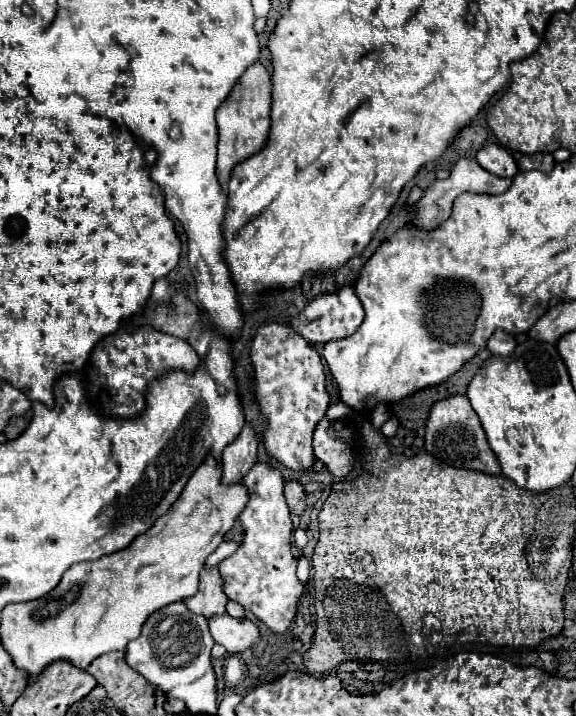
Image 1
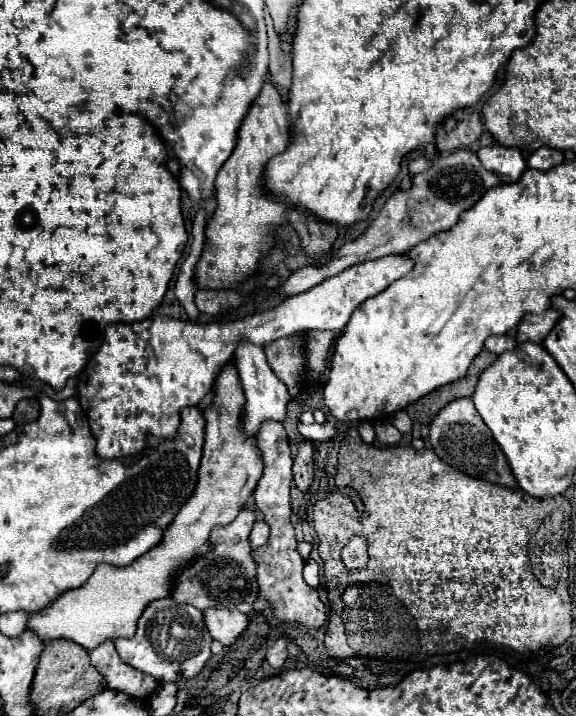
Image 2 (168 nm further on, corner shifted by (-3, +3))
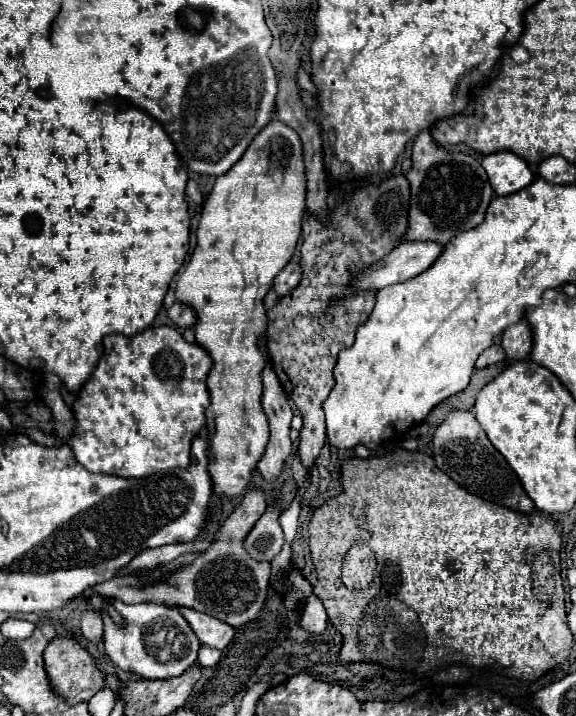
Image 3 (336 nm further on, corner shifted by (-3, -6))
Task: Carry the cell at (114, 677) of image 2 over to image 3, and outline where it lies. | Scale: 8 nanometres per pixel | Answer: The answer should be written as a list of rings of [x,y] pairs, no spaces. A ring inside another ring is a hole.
[[[94,608],[84,610],[84,614],[82,614],[82,634],[90,642],[98,644],[98,642],[102,642],[102,632],[104,632],[102,630],[102,618],[98,616],[98,612]]]

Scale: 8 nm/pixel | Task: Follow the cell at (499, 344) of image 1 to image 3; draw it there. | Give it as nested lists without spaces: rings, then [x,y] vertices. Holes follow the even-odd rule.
[[[492,344],[490,348],[486,348],[486,350],[478,356],[476,368],[486,368],[486,366],[496,364],[496,362],[500,362],[500,360],[504,360],[504,350],[500,348],[500,344]]]

